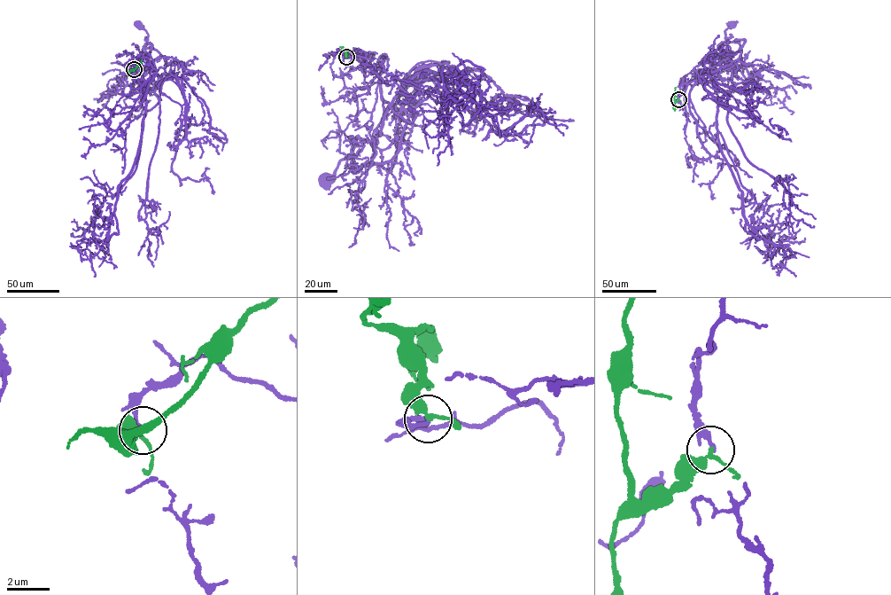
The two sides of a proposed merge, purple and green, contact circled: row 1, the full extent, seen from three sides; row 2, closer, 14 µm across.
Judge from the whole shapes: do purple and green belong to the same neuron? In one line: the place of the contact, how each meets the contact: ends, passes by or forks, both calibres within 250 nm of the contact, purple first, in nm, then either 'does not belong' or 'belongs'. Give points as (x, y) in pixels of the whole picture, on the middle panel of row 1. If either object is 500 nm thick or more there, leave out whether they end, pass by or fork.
at (346, 57); purple ends there; green passes by; 170 nm thick on the purple side, 240 nm on the other; belongs

